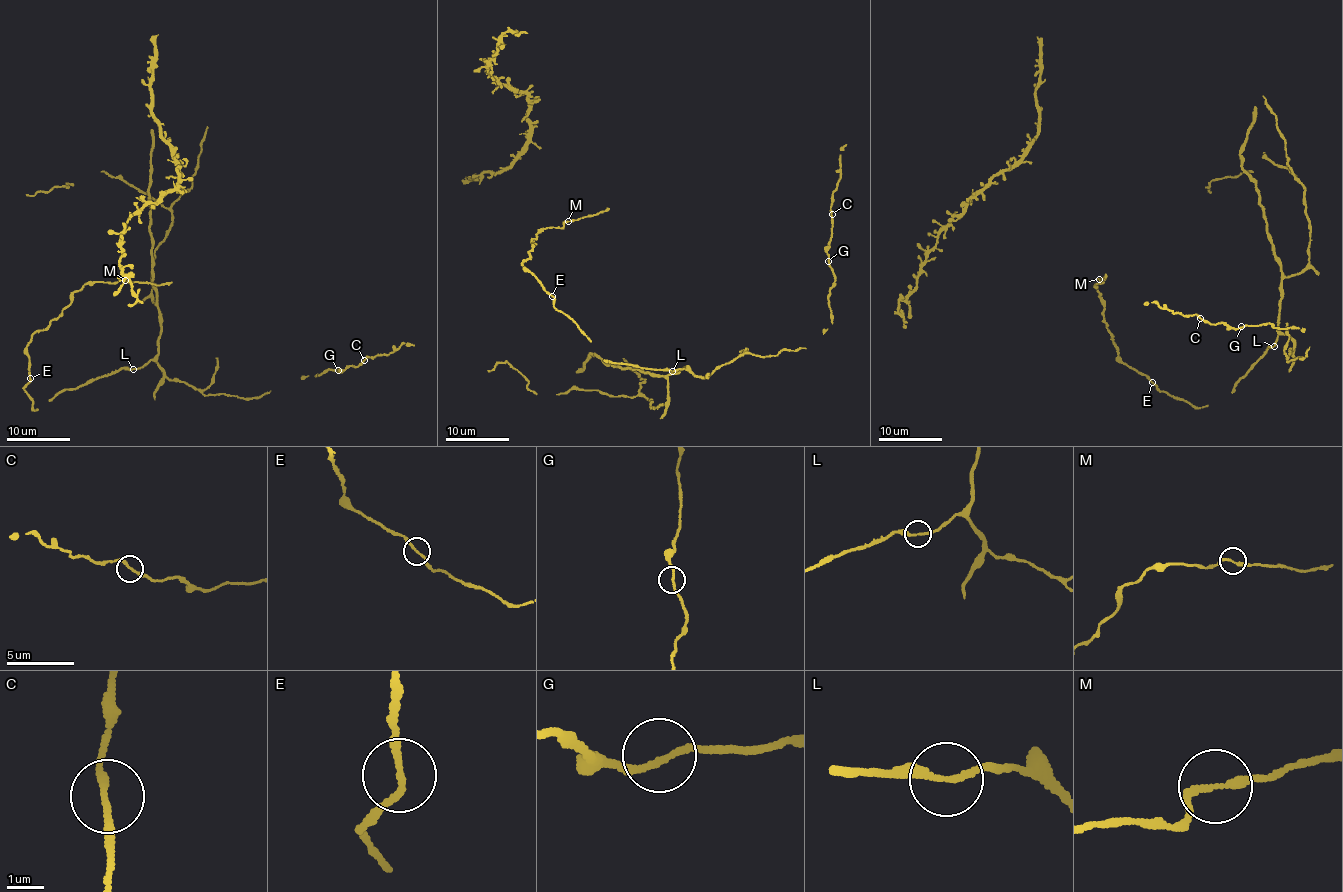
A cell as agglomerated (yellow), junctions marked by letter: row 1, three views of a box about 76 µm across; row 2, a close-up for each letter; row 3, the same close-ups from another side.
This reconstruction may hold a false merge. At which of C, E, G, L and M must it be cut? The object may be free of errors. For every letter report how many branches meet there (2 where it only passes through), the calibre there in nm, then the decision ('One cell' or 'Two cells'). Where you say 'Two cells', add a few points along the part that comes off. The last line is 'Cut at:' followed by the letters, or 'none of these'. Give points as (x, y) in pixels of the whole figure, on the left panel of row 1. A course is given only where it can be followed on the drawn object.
C: Branches: 2. Thickness 170 nm. One cell
E: Branches: 2. Thickness 180 nm. One cell
G: Branches: 2. Thickness 160 nm. One cell
L: Branches: 2. Thickness 170 nm. One cell
M: Branches: 2. Thickness 180 nm. One cell
Cut at: none of these

